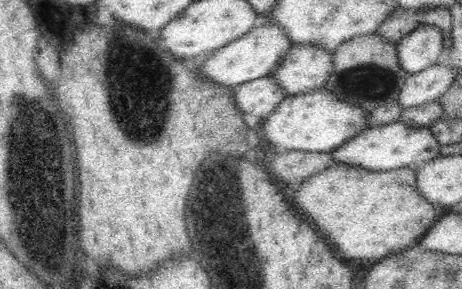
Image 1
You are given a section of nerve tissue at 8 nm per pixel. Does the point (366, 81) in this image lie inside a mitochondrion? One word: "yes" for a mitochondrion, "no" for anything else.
yes

